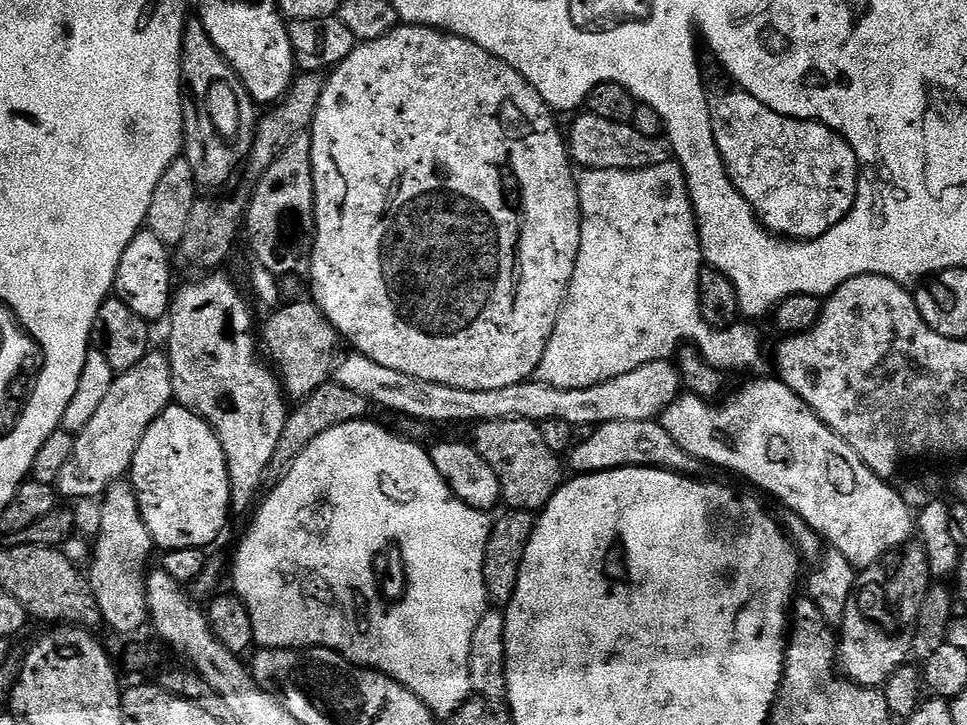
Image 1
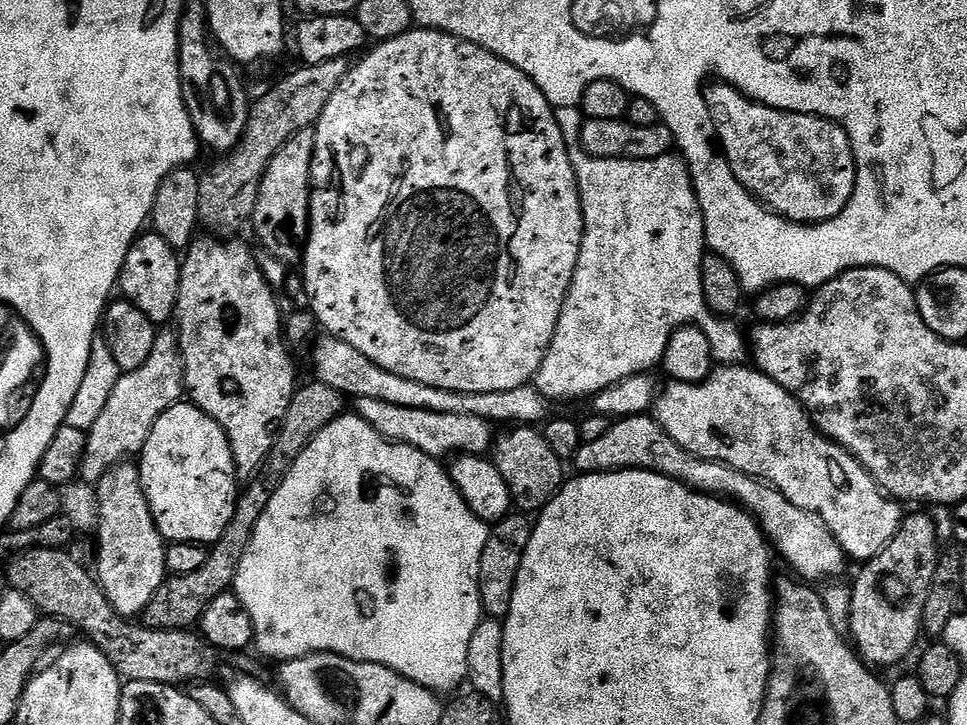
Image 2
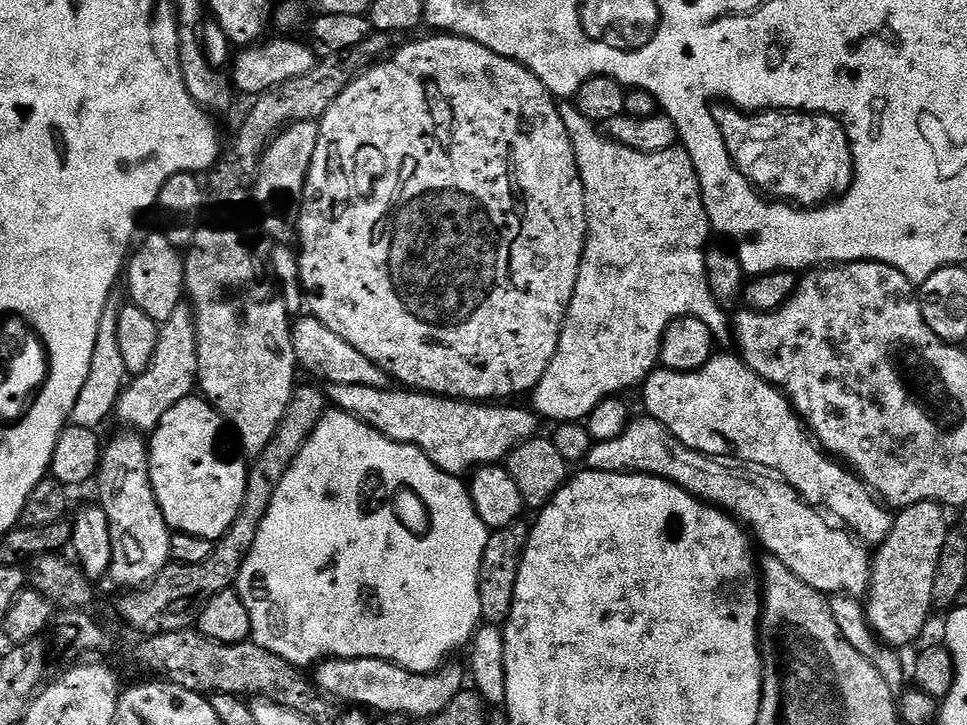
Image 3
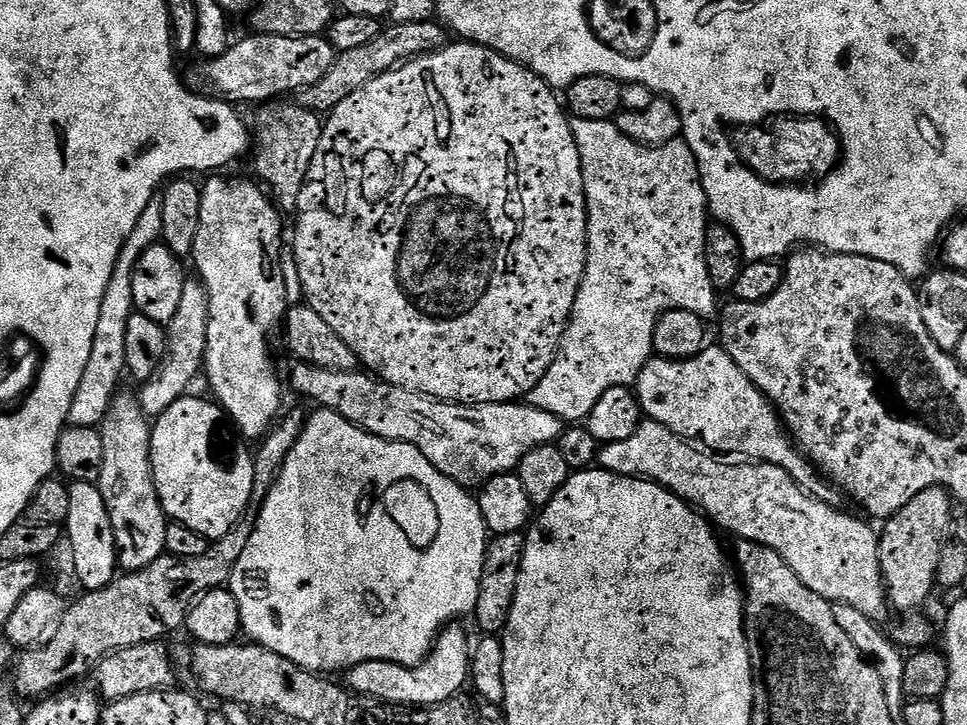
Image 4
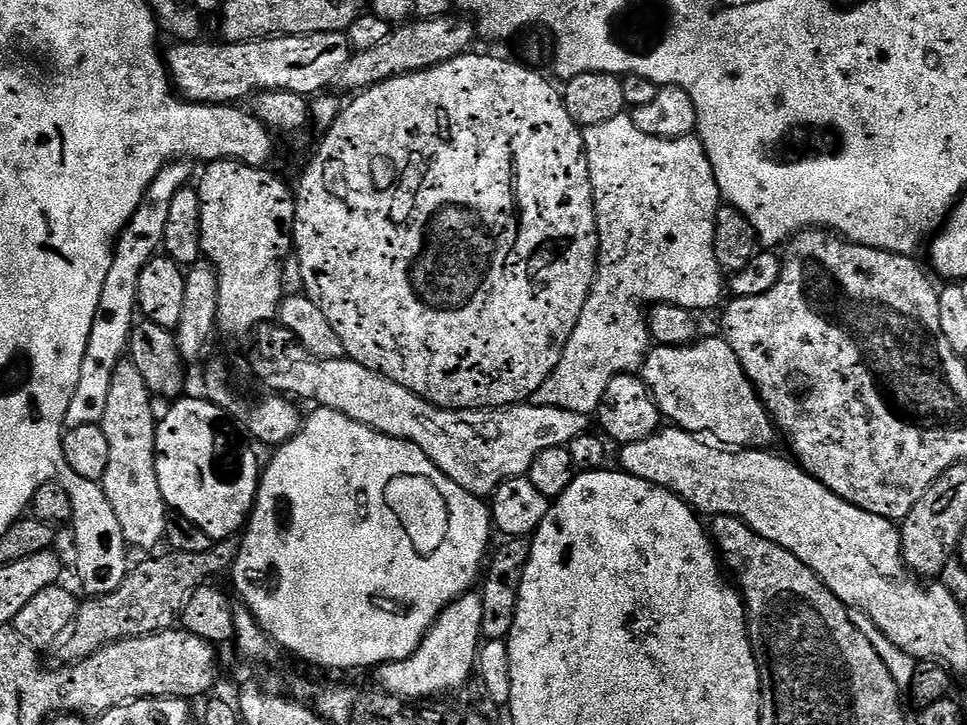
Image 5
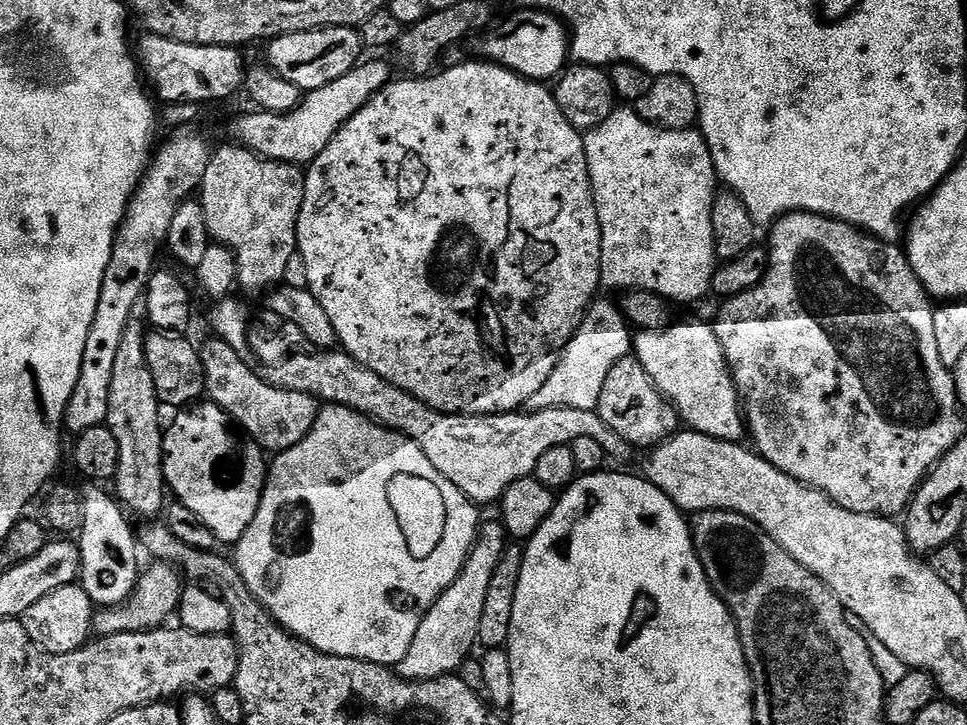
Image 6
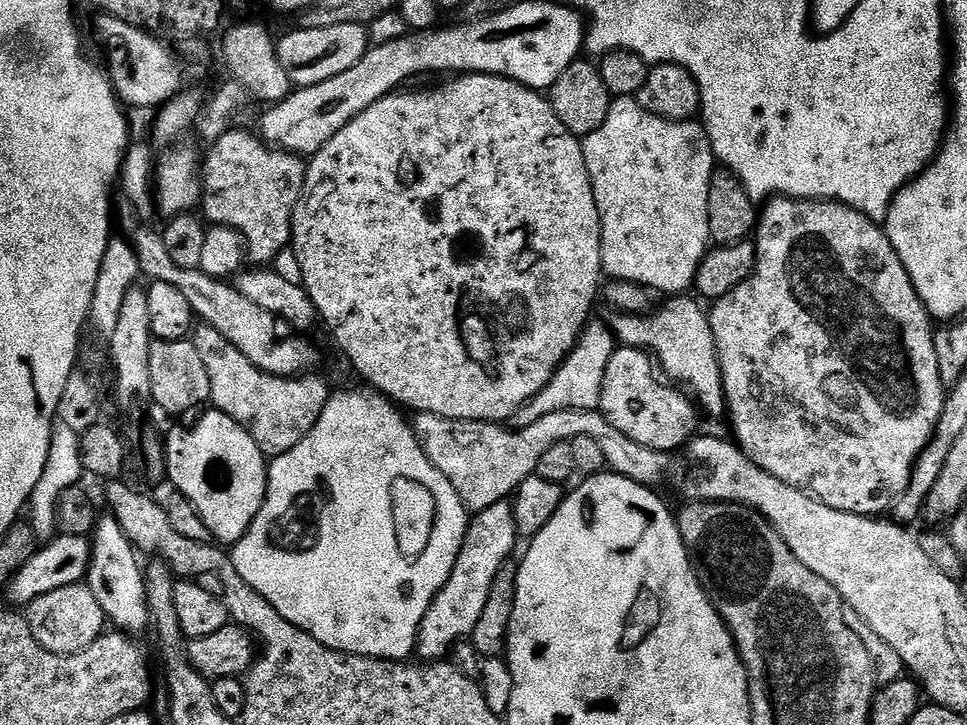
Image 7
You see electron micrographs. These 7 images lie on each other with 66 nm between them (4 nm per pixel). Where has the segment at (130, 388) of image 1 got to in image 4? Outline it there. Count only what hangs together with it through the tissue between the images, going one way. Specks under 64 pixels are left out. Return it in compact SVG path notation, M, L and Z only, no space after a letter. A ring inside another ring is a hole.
M185 279L182 286L182 299L178 305L178 314L174 314L172 321L166 325L166 339L168 350L164 360L148 380L143 381L138 399L142 410L149 418L161 416L167 408L174 406L189 391L196 376L201 375L206 354L206 326L208 325L208 295L199 279Z

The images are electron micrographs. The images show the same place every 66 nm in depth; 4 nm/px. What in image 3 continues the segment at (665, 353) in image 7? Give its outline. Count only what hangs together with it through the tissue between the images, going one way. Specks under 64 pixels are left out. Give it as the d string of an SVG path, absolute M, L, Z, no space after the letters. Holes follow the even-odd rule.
M713 354L706 366L693 372L675 372L669 368L657 367L644 381L643 392L644 408L648 411L645 413L690 450L713 458L731 458L741 465L755 466L775 474L779 479L785 480L804 503L823 510L829 517L837 516L841 520L837 521L865 545L878 546L890 534L893 513L877 499L872 489L851 468L839 459L829 456L814 442L804 421L792 409L788 397L774 385L767 384L758 374L754 374L754 370L750 370L750 366L745 364L739 355Z

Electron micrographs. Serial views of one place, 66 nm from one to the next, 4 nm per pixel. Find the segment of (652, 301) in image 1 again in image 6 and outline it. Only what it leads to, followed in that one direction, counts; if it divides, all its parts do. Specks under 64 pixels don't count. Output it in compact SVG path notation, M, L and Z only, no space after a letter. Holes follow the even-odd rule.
M620 106L597 128L591 129L584 136L584 149L588 163L588 177L592 183L592 197L596 200L596 213L600 223L600 283L607 288L624 288L623 290L643 290L657 292L669 302L677 300L680 304L692 304L704 295L709 295L712 275L718 267L716 239L712 225L712 207L718 195L718 177L708 143L699 131L692 128L659 128L648 120L643 120L631 107ZM597 299L589 307L584 321L578 326L574 338L564 347L560 361L554 366L548 383L552 392L551 407L585 408L597 411L602 398L602 386L606 386L606 374L614 370L619 360L629 359L634 348L634 336L624 313L608 300Z

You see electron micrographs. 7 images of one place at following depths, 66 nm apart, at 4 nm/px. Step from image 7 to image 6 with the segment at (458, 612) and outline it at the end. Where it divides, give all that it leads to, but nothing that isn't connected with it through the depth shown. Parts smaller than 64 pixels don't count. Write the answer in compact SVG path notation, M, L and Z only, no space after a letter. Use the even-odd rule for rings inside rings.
M499 522L481 523L480 531L476 534L476 541L472 543L470 554L462 566L460 576L442 595L430 606L430 610L422 618L418 626L418 634L414 634L414 642L410 650L406 650L406 658L398 665L399 675L405 680L433 680L456 674L459 667L473 655L472 647L478 644L478 622L482 622L482 609L486 602L486 589L490 587L490 578L494 578L494 569L498 567L498 558L502 558L506 547L506 533L503 524Z

